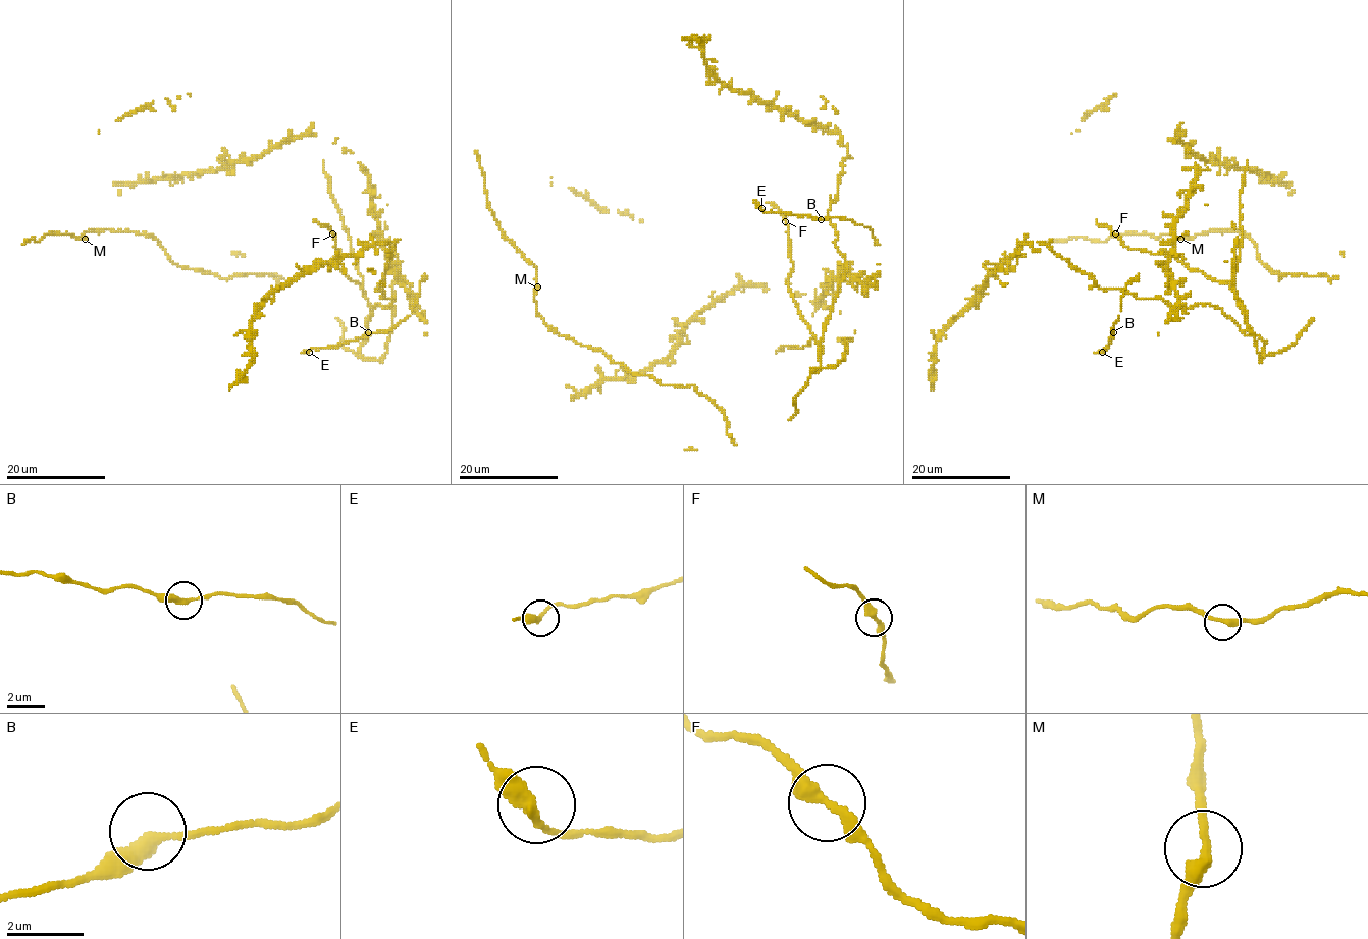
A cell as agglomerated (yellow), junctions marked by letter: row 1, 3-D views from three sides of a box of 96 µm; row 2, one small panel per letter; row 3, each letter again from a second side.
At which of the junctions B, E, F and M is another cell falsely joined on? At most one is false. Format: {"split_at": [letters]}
{"split_at": []}

